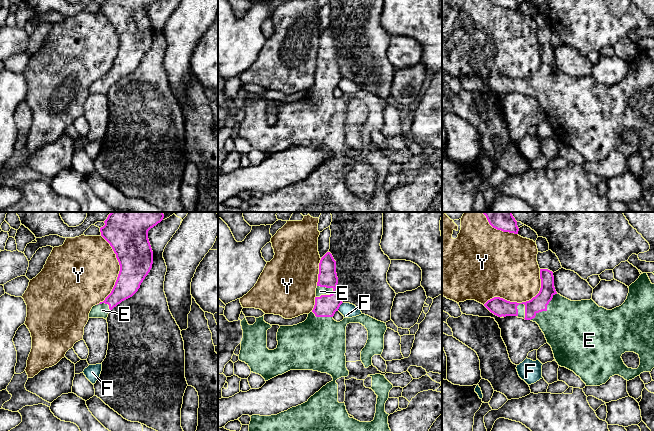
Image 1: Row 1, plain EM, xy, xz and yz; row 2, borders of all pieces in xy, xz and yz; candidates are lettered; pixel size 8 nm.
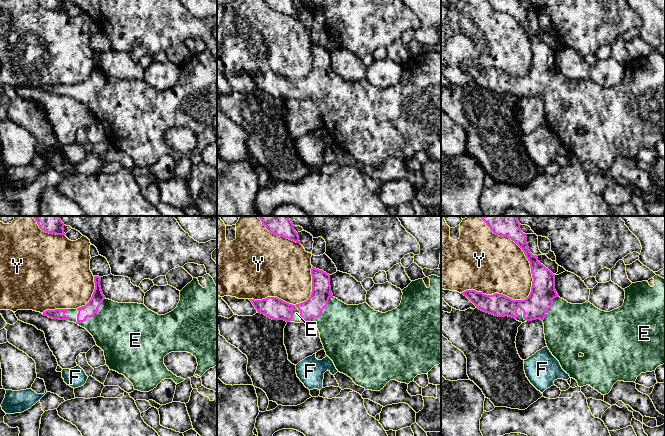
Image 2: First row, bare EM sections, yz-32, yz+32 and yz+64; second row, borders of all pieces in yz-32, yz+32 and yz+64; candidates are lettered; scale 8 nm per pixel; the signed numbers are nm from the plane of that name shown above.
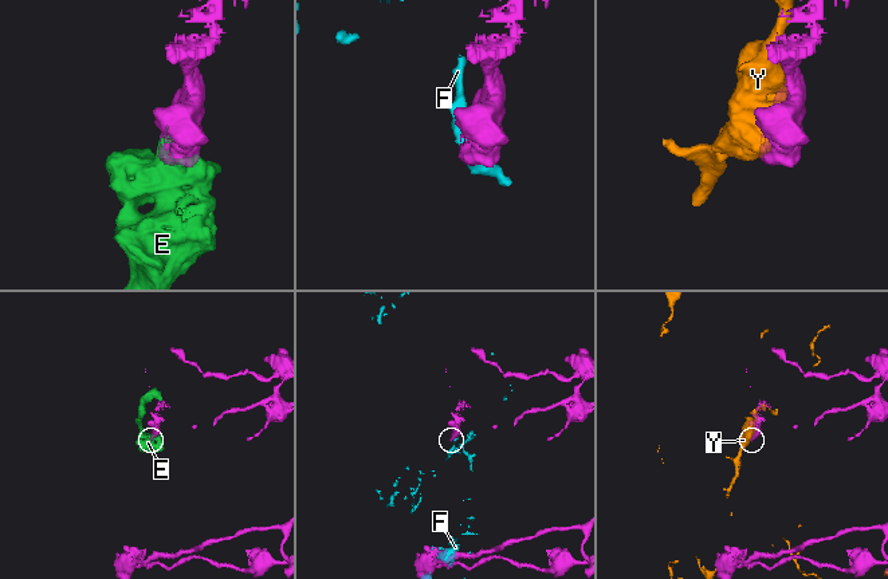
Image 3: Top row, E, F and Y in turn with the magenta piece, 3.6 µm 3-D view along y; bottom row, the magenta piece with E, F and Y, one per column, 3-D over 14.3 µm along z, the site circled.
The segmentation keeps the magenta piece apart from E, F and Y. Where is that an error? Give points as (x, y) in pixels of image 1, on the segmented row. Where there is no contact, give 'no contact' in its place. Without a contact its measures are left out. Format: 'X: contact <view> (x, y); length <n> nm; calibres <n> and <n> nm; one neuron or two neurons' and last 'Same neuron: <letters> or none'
E: contact yz (546, 309); length 300 nm; calibres 130 and 440 nm; one neuron
F: contact xz (339, 306); length 80 nm; calibres 180 and 120 nm; two neurons
Y: contact yz (522, 302); length 550 nm; calibres 150 and 440 nm; two neurons
Same neuron: E

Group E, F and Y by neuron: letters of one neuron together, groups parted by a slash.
E / F / Y

